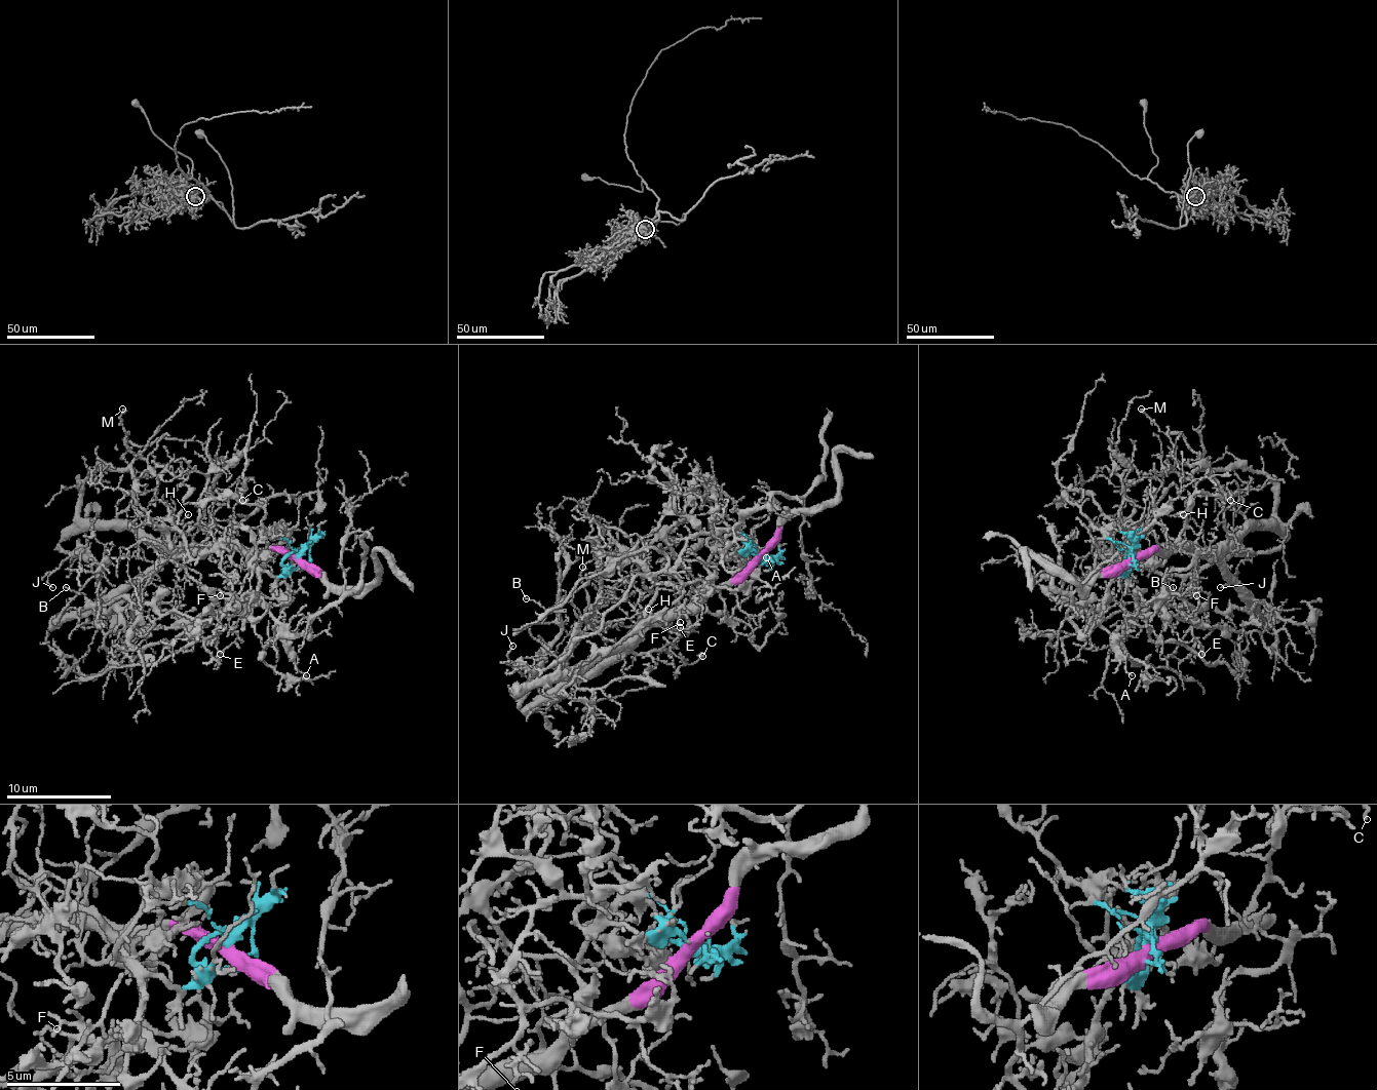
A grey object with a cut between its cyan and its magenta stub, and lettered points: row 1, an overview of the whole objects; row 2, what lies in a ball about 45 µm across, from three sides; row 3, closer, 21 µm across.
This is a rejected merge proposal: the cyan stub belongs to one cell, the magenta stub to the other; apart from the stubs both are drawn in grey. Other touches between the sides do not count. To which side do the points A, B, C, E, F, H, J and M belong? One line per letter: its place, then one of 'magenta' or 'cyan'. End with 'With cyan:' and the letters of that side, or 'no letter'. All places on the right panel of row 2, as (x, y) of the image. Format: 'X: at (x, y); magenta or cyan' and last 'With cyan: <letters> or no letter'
A: at (1132, 675); cyan
B: at (1173, 587); cyan
C: at (1230, 500); magenta
E: at (1201, 654); cyan
F: at (1196, 595); cyan
H: at (1183, 514); magenta
J: at (1220, 587); magenta
M: at (1141, 409); magenta
With cyan: A, B, E, F

